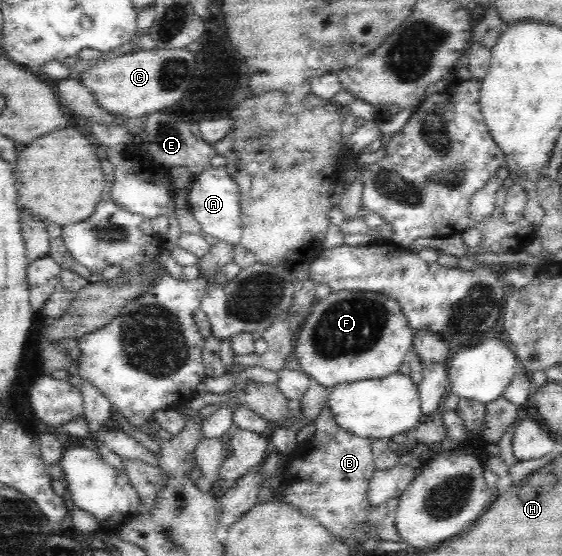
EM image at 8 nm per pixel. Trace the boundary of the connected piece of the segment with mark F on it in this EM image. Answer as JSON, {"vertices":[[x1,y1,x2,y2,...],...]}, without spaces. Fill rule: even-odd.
{"vertices":[[372,290,333,291,317,299,311,315,295,334,294,349,301,370,329,389,396,374,411,350,425,363,449,359,446,340,432,330,413,331,397,300]]}

